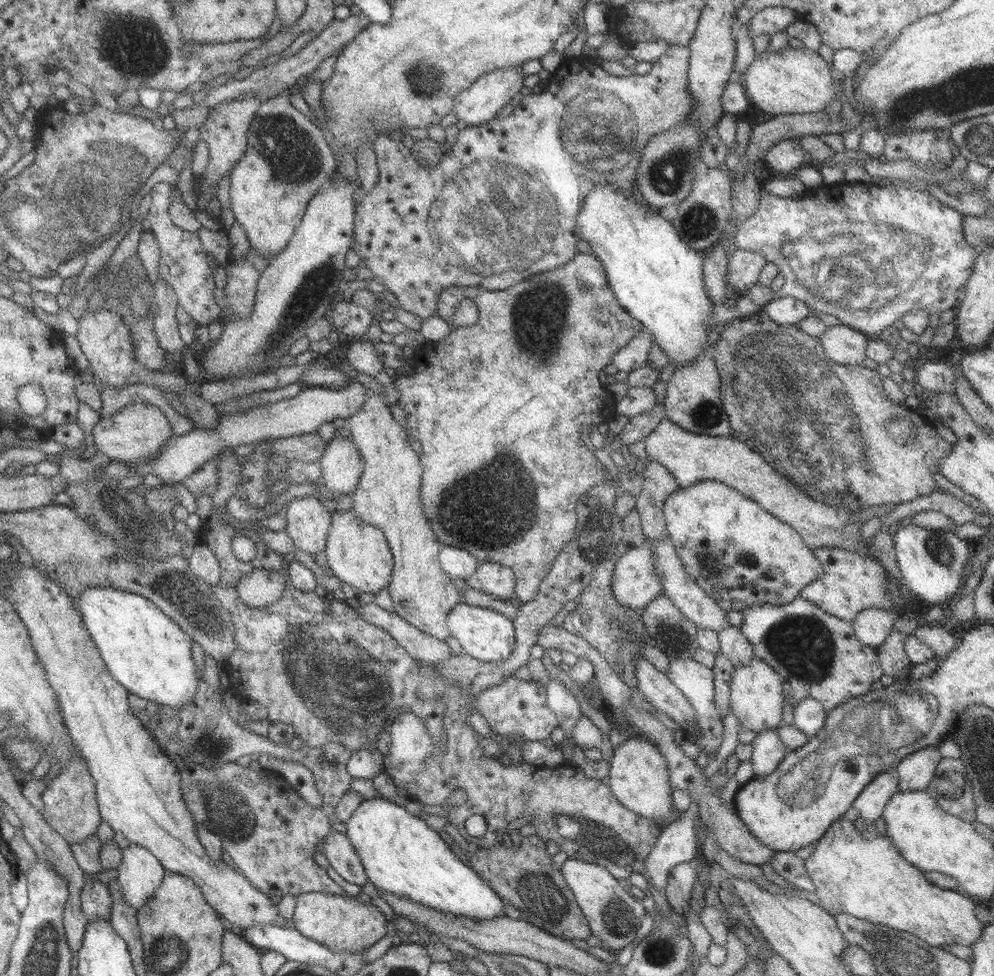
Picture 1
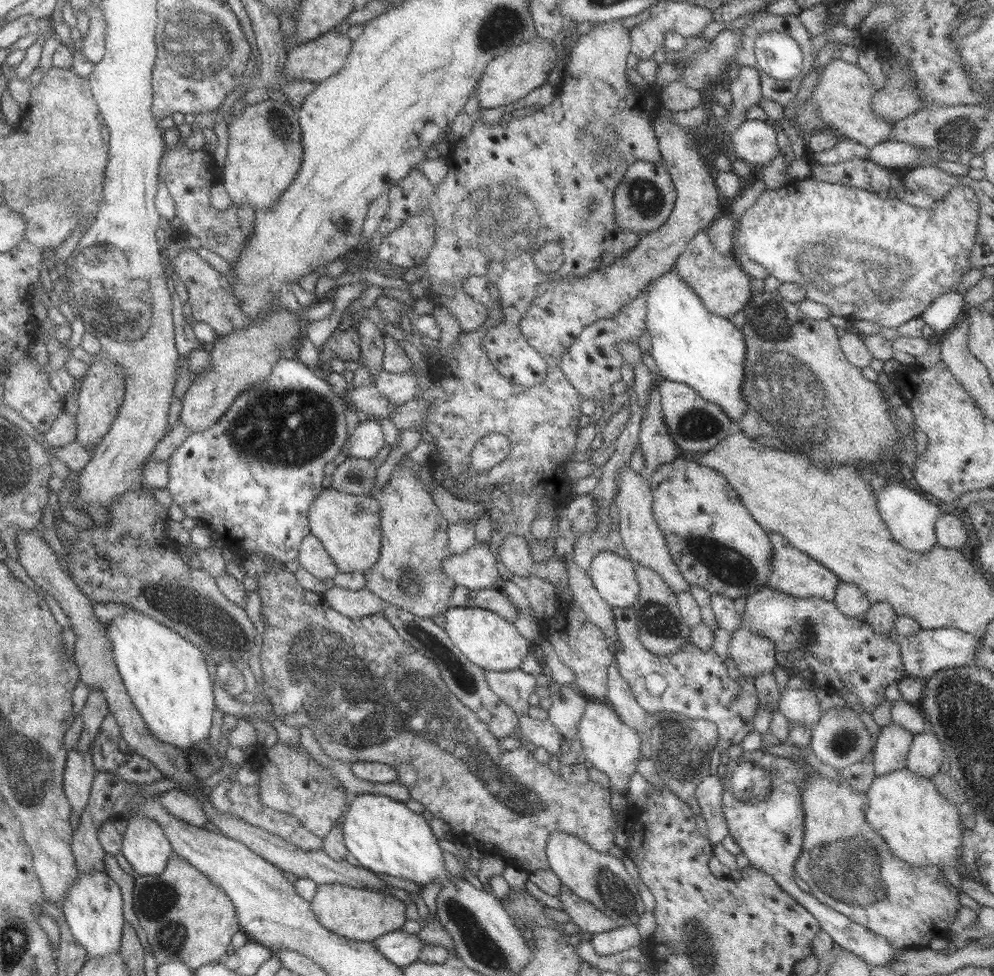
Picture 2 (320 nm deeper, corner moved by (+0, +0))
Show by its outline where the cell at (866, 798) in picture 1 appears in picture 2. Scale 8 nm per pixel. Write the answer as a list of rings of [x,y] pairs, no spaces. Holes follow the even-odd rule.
[[[893,721],[888,726],[882,727],[873,752],[876,776],[907,766],[908,753],[914,735],[900,728]]]

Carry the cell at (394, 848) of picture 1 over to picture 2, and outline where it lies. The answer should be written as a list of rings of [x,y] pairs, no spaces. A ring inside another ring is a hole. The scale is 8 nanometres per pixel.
[[[360,794],[353,796],[343,826],[343,841],[350,858],[374,873],[408,879],[421,888],[435,879],[443,886],[451,881],[447,876],[443,850],[428,825],[428,816],[418,814],[405,803],[389,796]]]

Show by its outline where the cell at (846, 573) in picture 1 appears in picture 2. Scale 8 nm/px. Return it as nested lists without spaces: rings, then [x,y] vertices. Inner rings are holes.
[[[768,530],[767,533],[773,548],[769,562],[770,572],[766,579],[767,586],[795,597],[817,596],[833,602],[836,587],[841,581],[839,576],[836,576],[817,560],[794,548],[784,535]]]

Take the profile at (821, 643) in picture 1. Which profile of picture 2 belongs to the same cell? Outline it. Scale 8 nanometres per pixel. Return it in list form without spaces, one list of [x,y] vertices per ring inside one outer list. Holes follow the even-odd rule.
[[[764,587],[758,589],[754,592],[753,595],[747,597],[747,605],[744,613],[744,617],[742,618],[744,625],[754,629],[754,632],[765,636],[775,645],[776,650],[776,659],[777,664],[782,667],[788,674],[791,676],[802,676],[802,678],[810,681],[813,684],[813,687],[822,689],[827,693],[836,693],[840,692],[852,692],[852,694],[856,694],[858,699],[860,699],[860,704],[862,704],[862,708],[868,712],[873,712],[880,704],[887,700],[885,696],[886,688],[889,685],[896,684],[898,681],[904,679],[906,677],[906,673],[904,673],[904,664],[902,663],[901,658],[901,648],[898,642],[899,636],[897,633],[892,633],[891,635],[884,636],[880,633],[875,633],[874,629],[866,622],[864,616],[860,617],[849,617],[845,614],[842,614],[837,609],[837,606],[829,600],[813,596],[813,597],[795,597],[785,592],[780,592],[776,589],[771,589],[770,587]]]

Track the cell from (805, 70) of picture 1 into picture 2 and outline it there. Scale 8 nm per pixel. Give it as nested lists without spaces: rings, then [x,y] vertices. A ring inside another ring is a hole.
[[[831,58],[830,63],[820,69],[819,74],[818,85],[812,91],[808,101],[814,101],[817,104],[819,115],[827,125],[837,128],[840,136],[859,142],[869,149],[881,142],[891,140],[893,123],[878,116],[871,107],[877,88],[864,70],[857,64]]]

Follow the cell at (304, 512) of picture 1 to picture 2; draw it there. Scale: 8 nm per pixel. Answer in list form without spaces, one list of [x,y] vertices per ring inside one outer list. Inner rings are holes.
[[[312,533],[302,541],[298,561],[300,567],[313,574],[318,580],[330,580],[339,573],[339,568],[331,559],[329,552]]]

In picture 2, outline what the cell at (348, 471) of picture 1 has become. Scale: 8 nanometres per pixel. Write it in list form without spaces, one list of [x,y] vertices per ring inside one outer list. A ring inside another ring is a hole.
[[[373,417],[362,421],[349,436],[345,444],[347,455],[354,458],[373,460],[384,448],[382,425]]]

